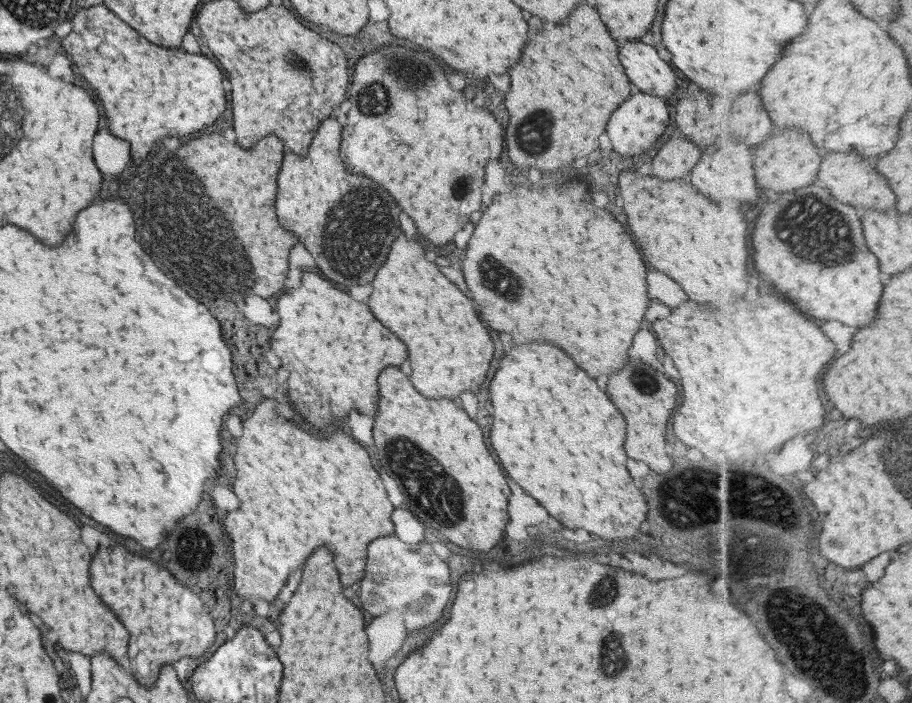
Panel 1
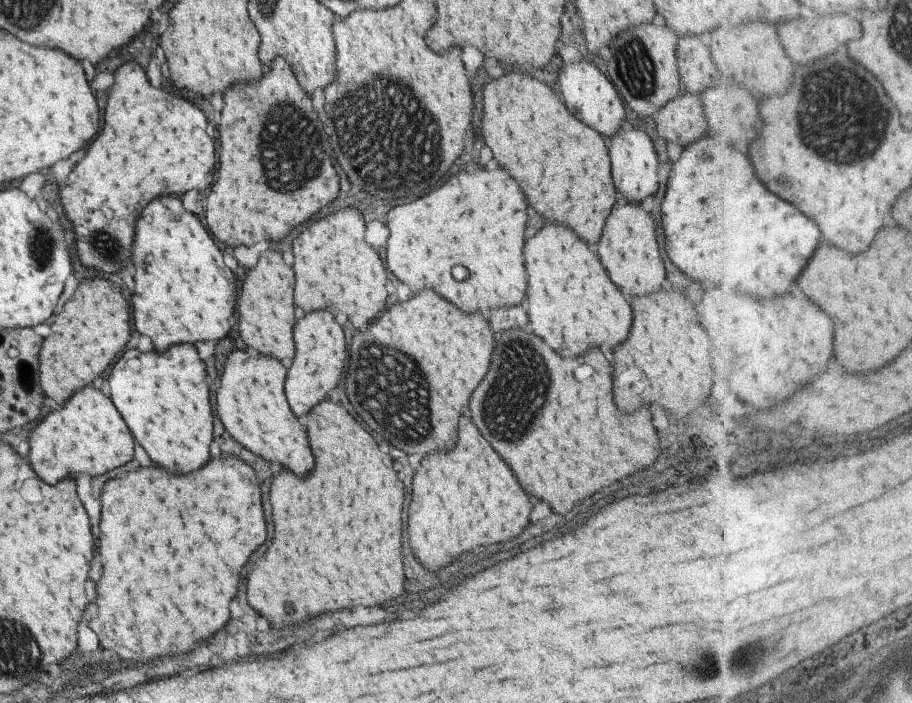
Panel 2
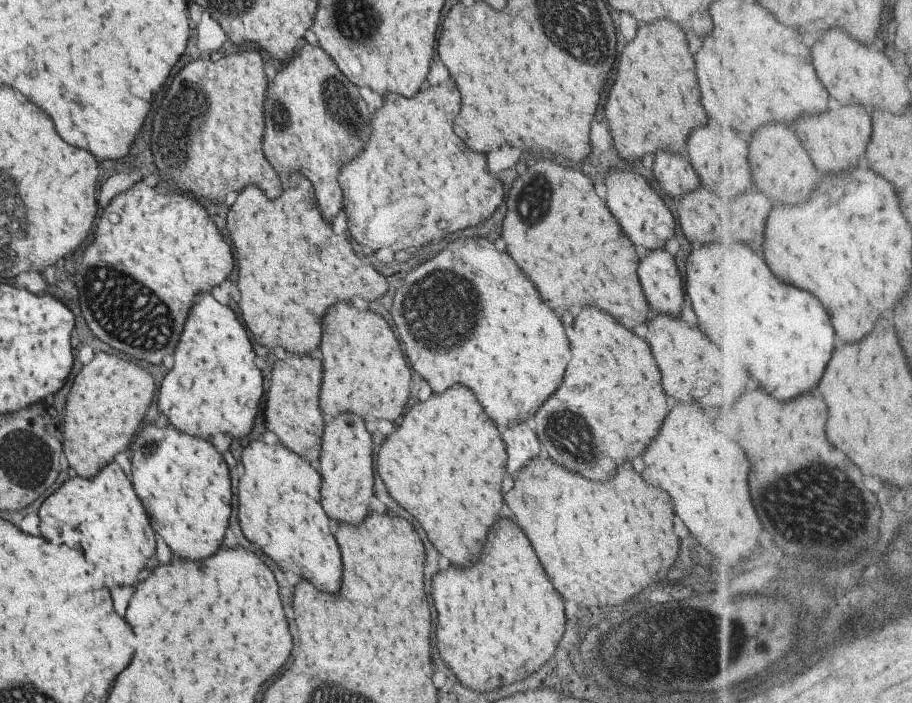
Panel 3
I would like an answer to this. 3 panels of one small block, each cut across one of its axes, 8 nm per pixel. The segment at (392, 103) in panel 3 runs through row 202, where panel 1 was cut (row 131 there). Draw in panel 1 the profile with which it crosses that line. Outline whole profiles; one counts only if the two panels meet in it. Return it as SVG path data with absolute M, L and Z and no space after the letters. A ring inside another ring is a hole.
M387 46L375 54L357 60L353 80L349 88L350 108L345 126L340 134L339 156L349 174L363 174L383 186L387 194L397 202L401 212L413 218L415 228L421 226L421 234L435 246L445 246L457 230L469 222L469 216L481 206L481 182L485 164L491 158L499 158L501 152L501 128L497 120L477 106L473 106L461 92L447 86L443 66L419 48ZM379 92L385 94L387 106L383 106ZM415 186L415 188L411 188ZM431 186L431 188L429 188ZM451 224L451 228L449 228Z

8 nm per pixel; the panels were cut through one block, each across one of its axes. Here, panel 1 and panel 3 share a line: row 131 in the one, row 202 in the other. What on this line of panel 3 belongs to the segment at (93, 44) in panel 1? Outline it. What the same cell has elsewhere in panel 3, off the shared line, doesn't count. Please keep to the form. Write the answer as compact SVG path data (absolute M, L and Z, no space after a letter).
M135 182L129 190L125 190L123 194L117 194L113 198L113 202L109 202L103 210L101 210L101 216L95 224L95 232L93 232L93 238L91 242L87 244L87 248L83 250L81 254L81 262L79 266L75 268L75 274L73 274L73 284L77 288L77 298L79 298L79 308L81 308L81 314L91 330L93 336L97 336L101 342L105 342L107 346L115 348L115 350L121 350L137 360L145 360L145 362L151 362L151 364L159 364L165 354L171 354L175 344L177 344L177 338L179 338L179 332L181 332L181 326L183 326L183 320L185 320L185 314L191 306L191 300L195 296L195 292L199 290L211 290L213 284L219 284L233 268L233 256L231 256L231 248L229 244L223 240L223 236L217 232L217 226L209 220L205 208L197 202L197 200L191 200L187 194L157 194L153 192L153 188L145 186L143 182Z

